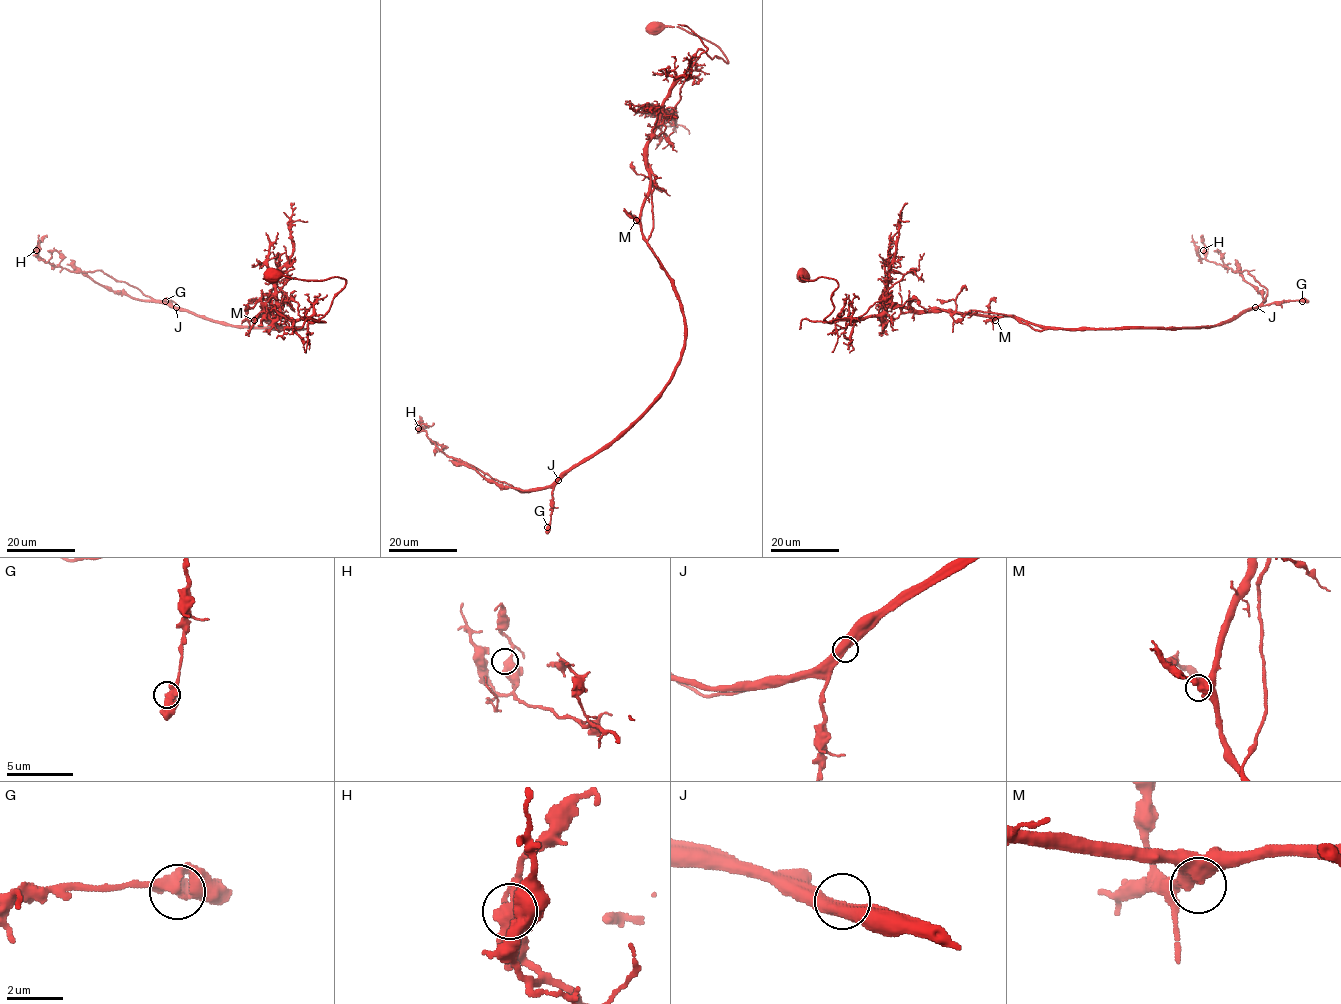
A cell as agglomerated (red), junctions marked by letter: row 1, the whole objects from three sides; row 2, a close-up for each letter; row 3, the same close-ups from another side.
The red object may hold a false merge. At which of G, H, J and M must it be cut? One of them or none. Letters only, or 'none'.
J

